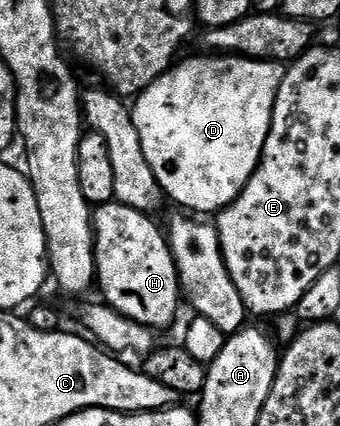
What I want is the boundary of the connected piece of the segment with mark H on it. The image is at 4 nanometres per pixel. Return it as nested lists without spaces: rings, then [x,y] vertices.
[[[109,201],[103,206],[94,207],[93,210],[93,225],[95,228],[95,269],[97,271],[97,286],[98,289],[103,289],[102,297],[105,299],[106,305],[111,306],[117,312],[121,312],[129,320],[133,320],[142,326],[150,326],[152,330],[162,331],[162,326],[167,326],[179,314],[179,298],[181,299],[181,291],[179,289],[179,273],[175,267],[175,261],[171,255],[171,247],[167,241],[167,235],[162,229],[155,227],[154,217],[148,216],[142,210],[134,210],[125,204],[117,201]]]

